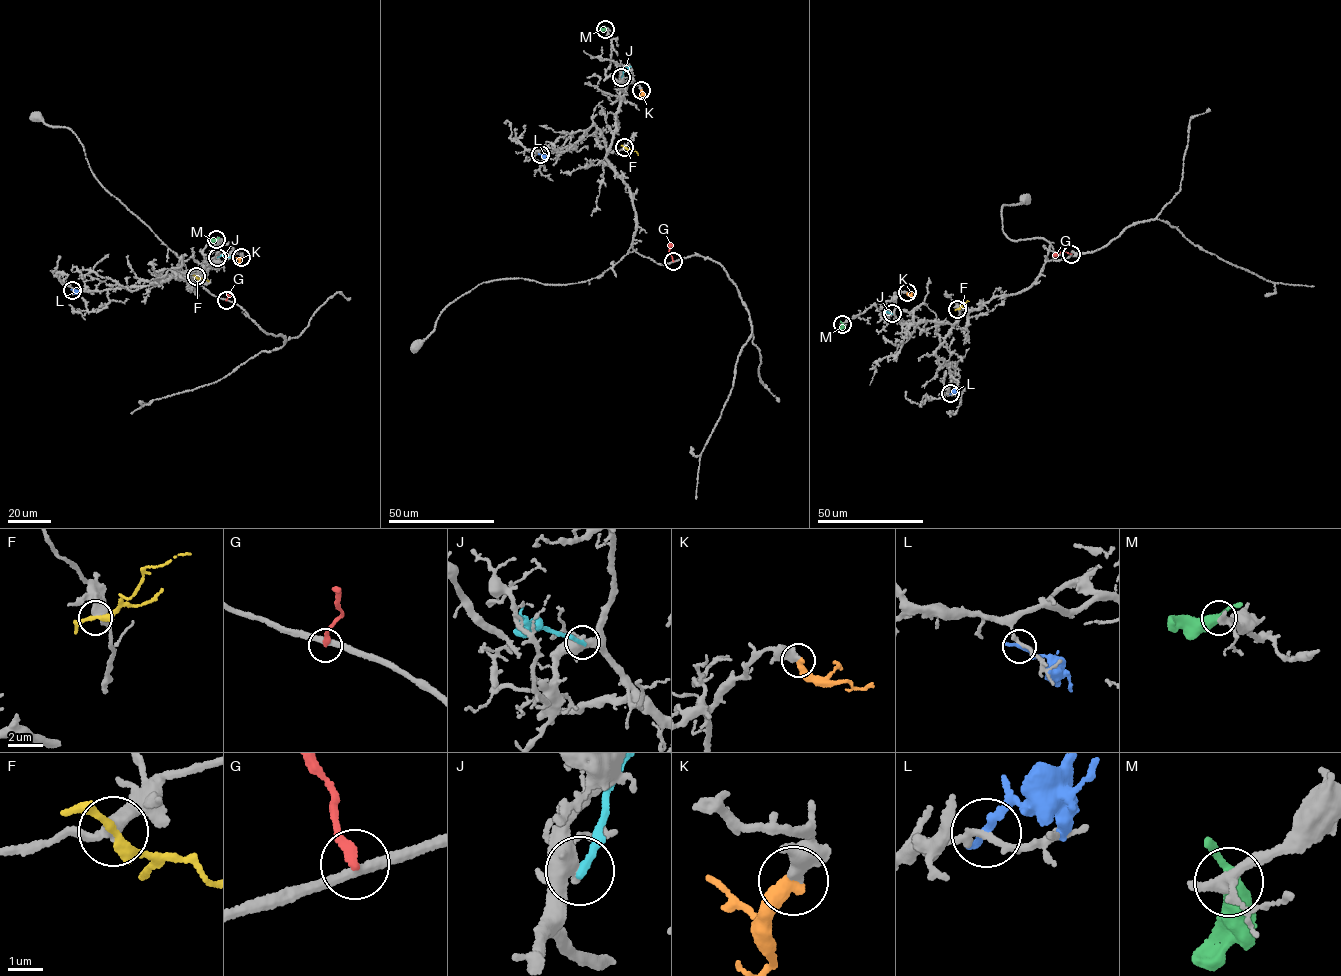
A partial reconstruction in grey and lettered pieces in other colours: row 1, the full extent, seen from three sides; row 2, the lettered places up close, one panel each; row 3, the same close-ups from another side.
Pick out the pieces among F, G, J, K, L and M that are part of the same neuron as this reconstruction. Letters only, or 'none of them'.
K

